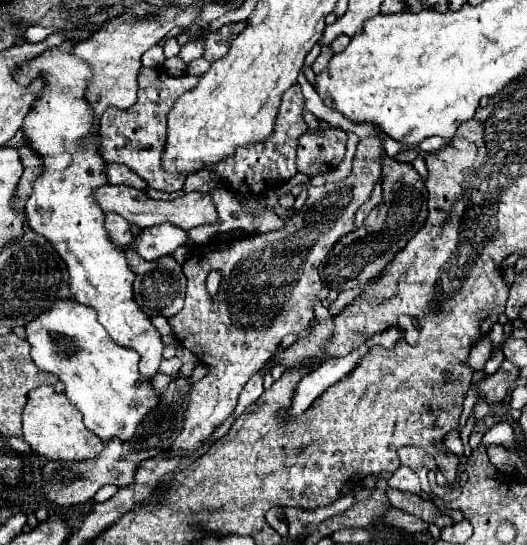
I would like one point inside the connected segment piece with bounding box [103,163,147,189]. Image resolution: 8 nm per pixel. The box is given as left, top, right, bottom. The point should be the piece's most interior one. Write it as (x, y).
(115, 173)

